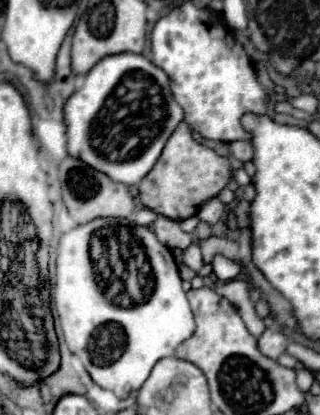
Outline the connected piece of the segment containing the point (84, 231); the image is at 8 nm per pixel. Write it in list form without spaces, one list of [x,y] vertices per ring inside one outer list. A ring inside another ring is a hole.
[[[98,218],[66,232],[60,240],[60,252],[56,258],[54,292],[60,324],[70,352],[82,360],[98,386],[112,390],[118,398],[128,398],[130,392],[140,390],[154,364],[166,356],[172,356],[178,344],[188,340],[196,330],[170,248],[160,244],[150,228],[148,242],[146,238],[142,240],[136,236],[136,228],[134,224],[128,224],[128,220]],[[92,238],[98,238],[98,248],[126,248],[126,258],[132,258],[136,276],[144,276],[132,280],[132,274],[128,274],[126,268],[116,274],[128,282],[128,290],[134,294],[138,292],[134,302],[130,298],[132,292],[128,294],[130,302],[126,304],[132,304],[130,308],[114,306],[98,288],[98,266],[92,268],[94,262],[90,260]]]

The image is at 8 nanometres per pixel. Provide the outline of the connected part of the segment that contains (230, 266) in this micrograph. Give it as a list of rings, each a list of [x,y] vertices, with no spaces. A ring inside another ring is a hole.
[[[216,254],[214,260],[212,260],[212,272],[216,274],[218,280],[228,282],[228,280],[234,280],[240,274],[240,266],[236,262],[224,258],[222,254]]]

